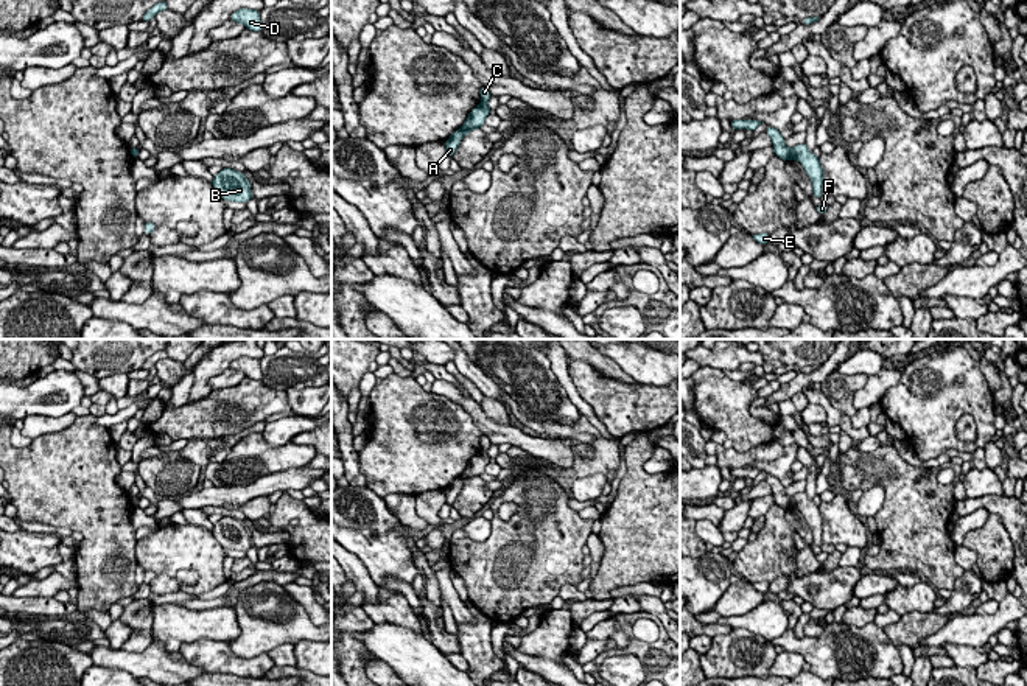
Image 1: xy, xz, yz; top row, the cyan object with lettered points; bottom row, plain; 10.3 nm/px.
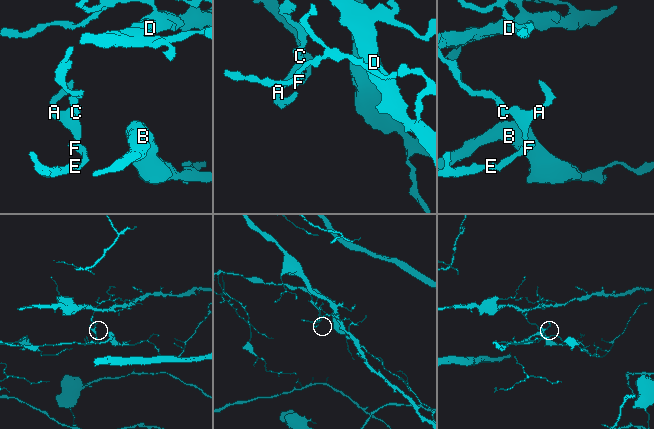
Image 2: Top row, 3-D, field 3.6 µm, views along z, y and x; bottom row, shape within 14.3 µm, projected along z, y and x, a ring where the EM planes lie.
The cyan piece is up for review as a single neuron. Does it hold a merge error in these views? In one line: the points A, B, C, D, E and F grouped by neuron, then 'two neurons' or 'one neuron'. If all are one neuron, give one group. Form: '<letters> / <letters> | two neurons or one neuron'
A B E F / C D | two neurons

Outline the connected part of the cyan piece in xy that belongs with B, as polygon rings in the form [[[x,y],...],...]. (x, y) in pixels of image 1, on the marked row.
[[[223,168],[212,180],[215,191],[226,201],[246,204],[252,199],[251,182],[243,173]]]

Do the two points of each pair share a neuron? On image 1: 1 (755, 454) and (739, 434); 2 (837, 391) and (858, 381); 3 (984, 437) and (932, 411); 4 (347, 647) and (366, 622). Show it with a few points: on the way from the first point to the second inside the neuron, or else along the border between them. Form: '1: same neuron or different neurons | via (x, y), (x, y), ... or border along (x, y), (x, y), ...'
1: different neurons | border along (772, 439), (744, 451), (733, 448)
2: same neuron | via (842, 388), (853, 383)
3: same neuron | via (982, 420), (970, 408), (949, 408)
4: same neuron | via (347, 640), (347, 635), (358, 624)

